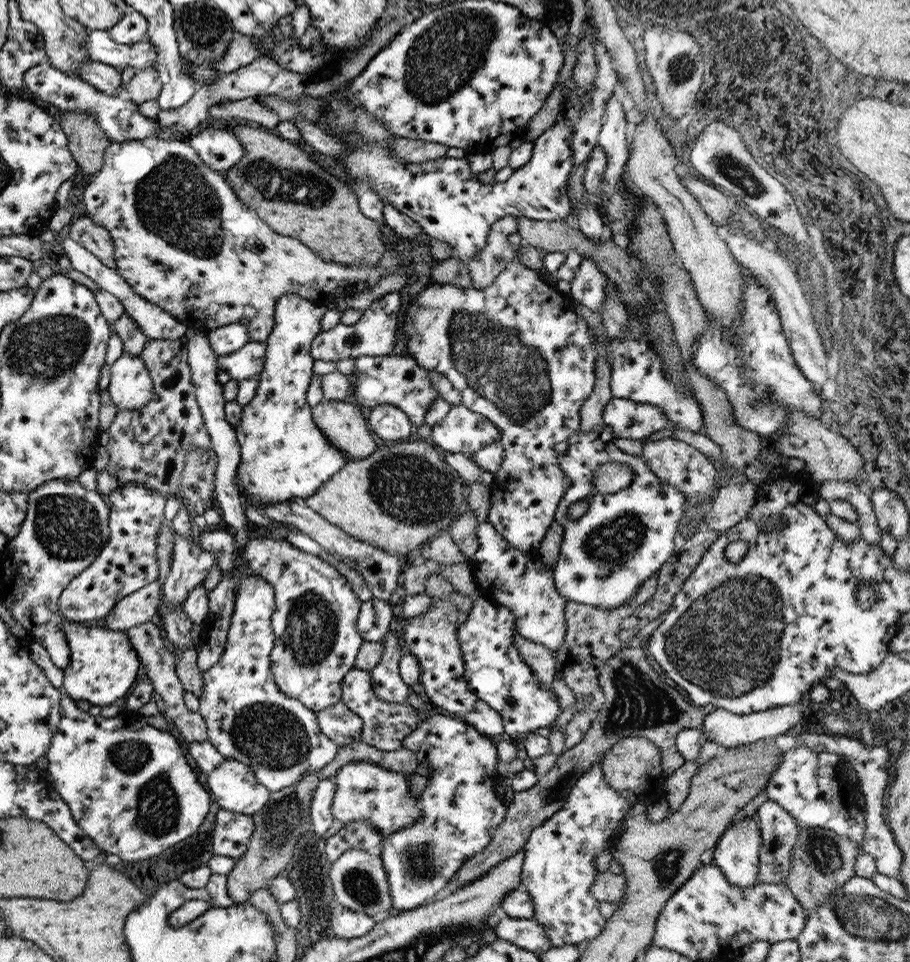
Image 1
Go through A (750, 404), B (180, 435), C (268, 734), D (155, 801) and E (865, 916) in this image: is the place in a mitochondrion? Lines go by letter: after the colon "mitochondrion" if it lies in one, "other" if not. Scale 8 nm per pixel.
A: mitochondrion
B: other
C: mitochondrion
D: mitochondrion
E: mitochondrion

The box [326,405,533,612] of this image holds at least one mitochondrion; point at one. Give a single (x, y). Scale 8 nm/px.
(399, 483)

